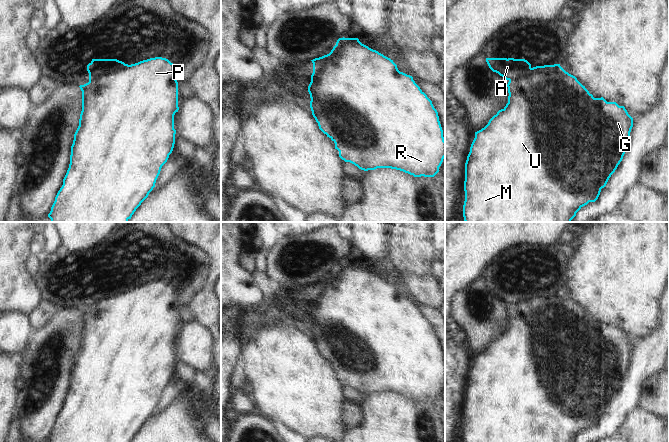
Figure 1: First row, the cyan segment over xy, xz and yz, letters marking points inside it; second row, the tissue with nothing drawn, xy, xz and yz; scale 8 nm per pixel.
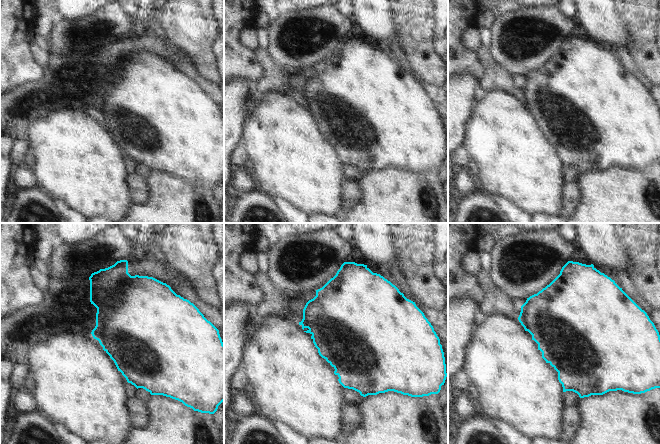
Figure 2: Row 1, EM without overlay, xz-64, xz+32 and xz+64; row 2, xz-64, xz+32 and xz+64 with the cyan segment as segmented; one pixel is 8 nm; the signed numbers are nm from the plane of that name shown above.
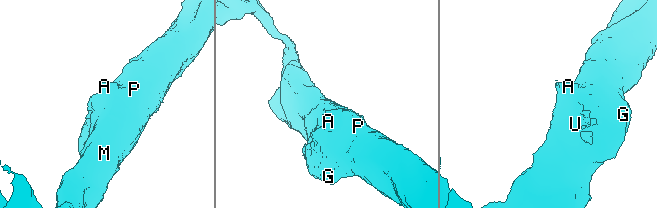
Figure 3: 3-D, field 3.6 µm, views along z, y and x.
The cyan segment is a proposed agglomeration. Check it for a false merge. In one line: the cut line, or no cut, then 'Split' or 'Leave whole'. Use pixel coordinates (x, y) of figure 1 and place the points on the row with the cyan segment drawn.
Split along xy (124, 63), (116, 71), (104, 73), (89, 82). Split

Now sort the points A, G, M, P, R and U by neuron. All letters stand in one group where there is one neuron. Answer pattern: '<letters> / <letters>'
A / G M P R U

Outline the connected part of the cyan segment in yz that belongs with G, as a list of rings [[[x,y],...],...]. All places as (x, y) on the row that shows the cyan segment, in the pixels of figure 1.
[[[560,64],[536,66],[516,80],[509,81],[508,103],[499,110],[481,130],[475,132],[470,152],[465,163],[465,222],[571,222],[576,213],[589,202],[595,202],[618,165],[623,159],[633,127],[633,118],[624,106],[607,102],[603,97],[594,98],[575,76],[566,72]]]

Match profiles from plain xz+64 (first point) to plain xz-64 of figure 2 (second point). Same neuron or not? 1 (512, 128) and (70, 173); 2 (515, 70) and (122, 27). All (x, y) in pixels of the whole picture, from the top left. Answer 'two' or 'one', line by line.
1: one
2: one

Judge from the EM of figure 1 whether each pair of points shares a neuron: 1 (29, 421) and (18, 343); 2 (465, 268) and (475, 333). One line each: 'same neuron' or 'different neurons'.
1: different neurons
2: different neurons

